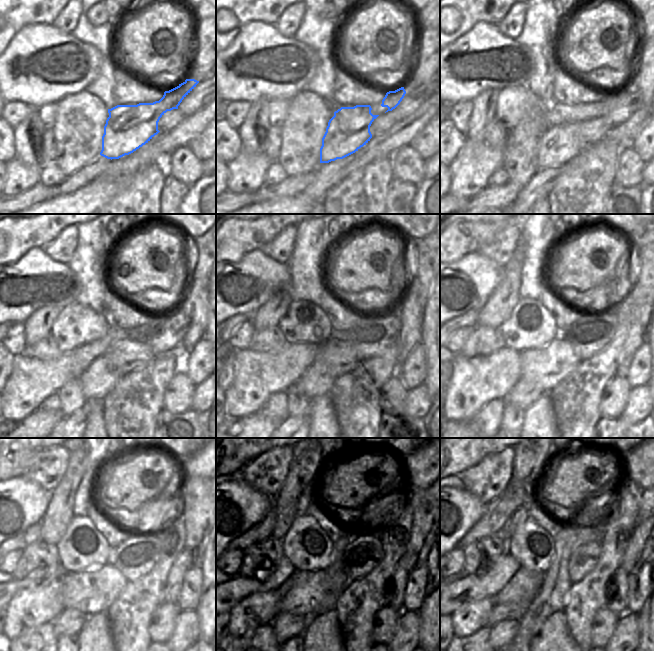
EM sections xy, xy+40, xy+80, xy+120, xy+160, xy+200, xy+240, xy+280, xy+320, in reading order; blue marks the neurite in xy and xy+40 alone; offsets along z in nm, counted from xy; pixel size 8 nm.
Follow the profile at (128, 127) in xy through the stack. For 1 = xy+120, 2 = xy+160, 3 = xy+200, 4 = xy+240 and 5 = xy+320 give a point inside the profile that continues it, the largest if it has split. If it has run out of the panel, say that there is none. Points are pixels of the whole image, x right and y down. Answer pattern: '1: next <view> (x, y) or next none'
1: next xy+120 (99, 379)
2: next xy+160 (316, 381)
3: next xy+200 (523, 394)
4: next xy+240 (70, 622)
5: next xy+320 (501, 634)

